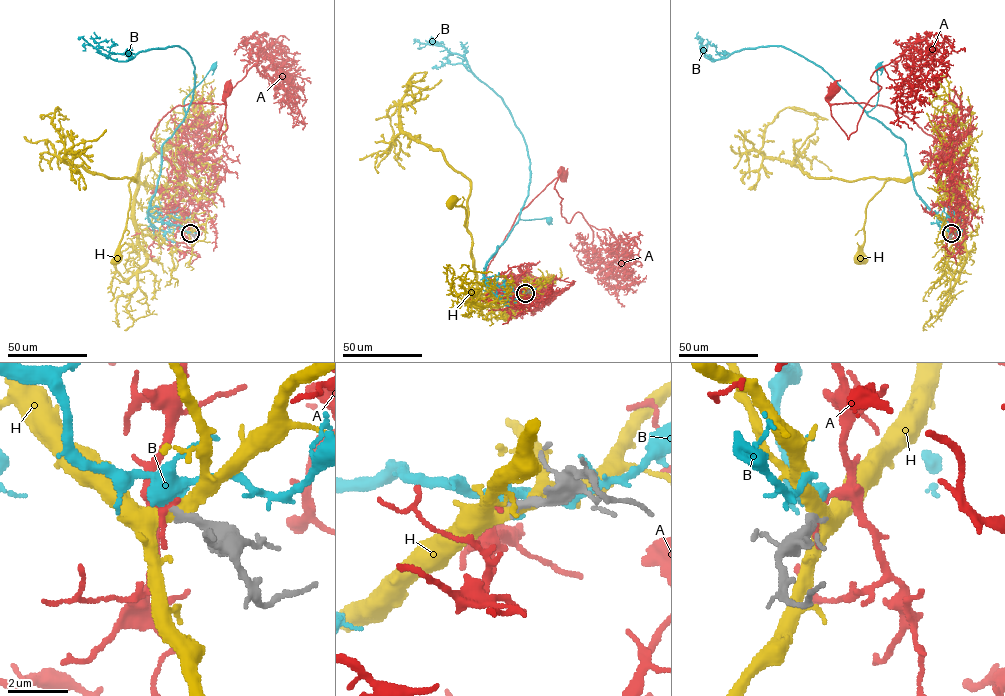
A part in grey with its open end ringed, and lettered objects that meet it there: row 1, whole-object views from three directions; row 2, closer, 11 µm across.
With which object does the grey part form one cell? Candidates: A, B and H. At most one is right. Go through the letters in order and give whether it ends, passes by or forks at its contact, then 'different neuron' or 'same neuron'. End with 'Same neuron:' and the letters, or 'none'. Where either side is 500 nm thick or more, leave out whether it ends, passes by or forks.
A: it passes by; different neuron
B: different neuron
H: it passes by; different neuron
Same neuron: none

